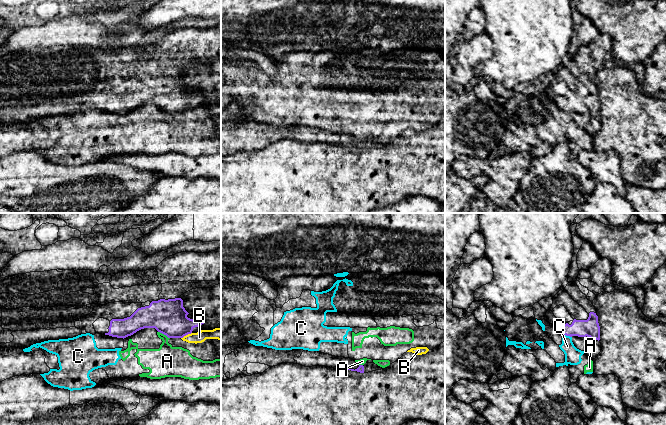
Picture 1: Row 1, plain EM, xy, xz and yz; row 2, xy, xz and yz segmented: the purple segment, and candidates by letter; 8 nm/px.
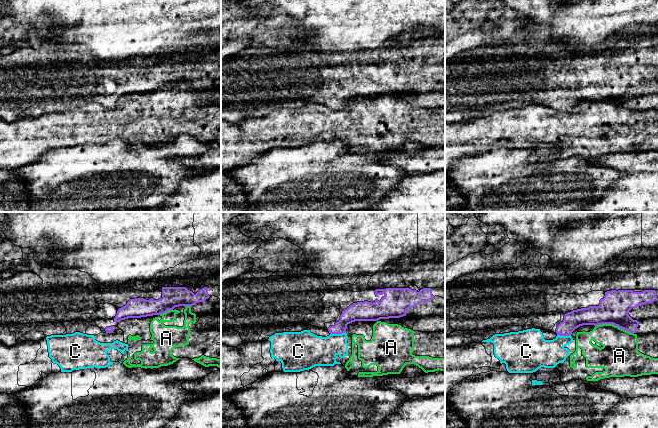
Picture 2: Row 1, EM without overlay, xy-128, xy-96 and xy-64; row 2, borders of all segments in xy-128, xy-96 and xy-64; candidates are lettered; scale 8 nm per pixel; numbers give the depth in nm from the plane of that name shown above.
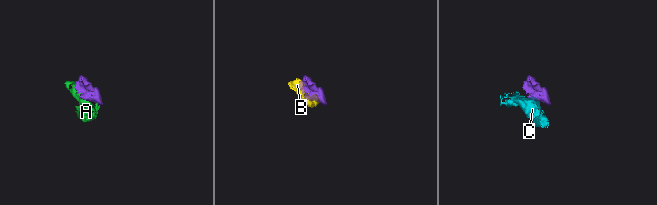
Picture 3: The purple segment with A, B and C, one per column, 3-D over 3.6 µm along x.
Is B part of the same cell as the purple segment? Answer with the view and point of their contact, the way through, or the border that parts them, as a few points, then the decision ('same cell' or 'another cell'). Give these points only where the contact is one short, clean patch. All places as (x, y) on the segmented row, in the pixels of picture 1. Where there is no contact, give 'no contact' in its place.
xy (186, 334) | along xy (191, 332), (181, 338) | another cell

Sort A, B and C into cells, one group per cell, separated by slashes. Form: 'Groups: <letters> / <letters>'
Groups: A B C

